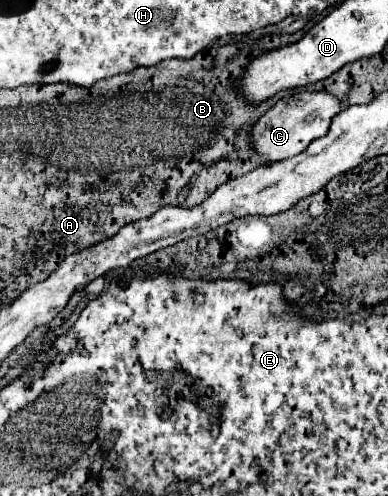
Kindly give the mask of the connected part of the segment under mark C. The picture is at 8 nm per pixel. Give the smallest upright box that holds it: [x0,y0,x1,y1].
[249,91,341,163]

